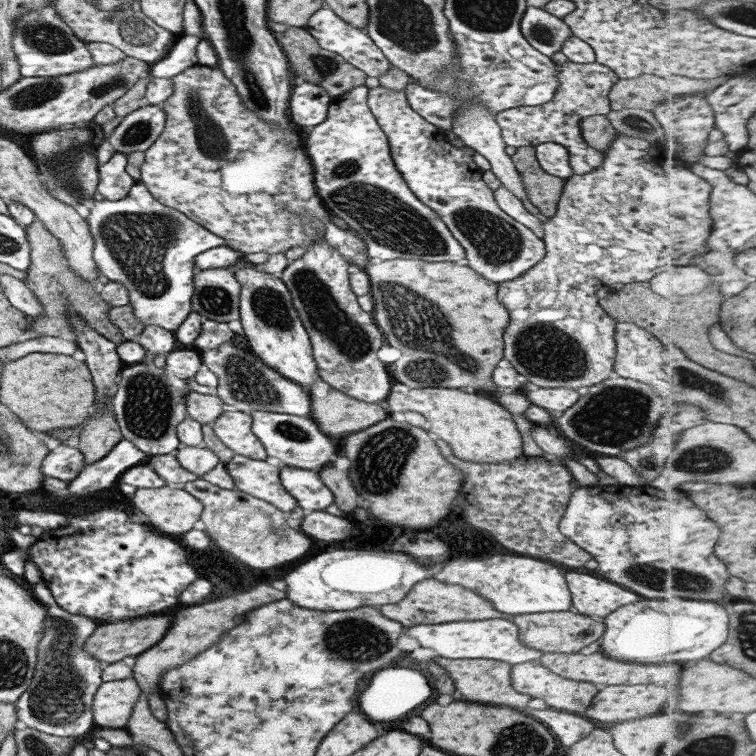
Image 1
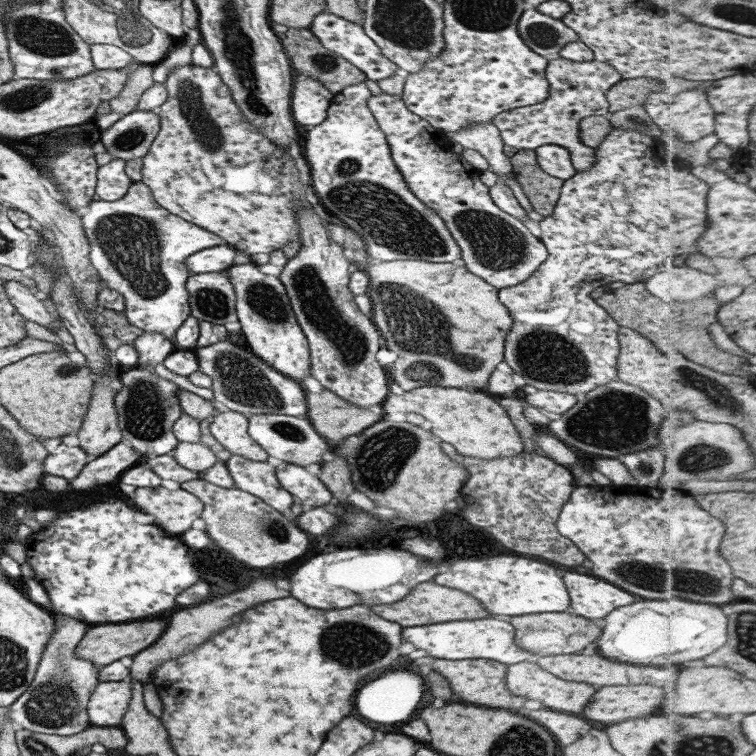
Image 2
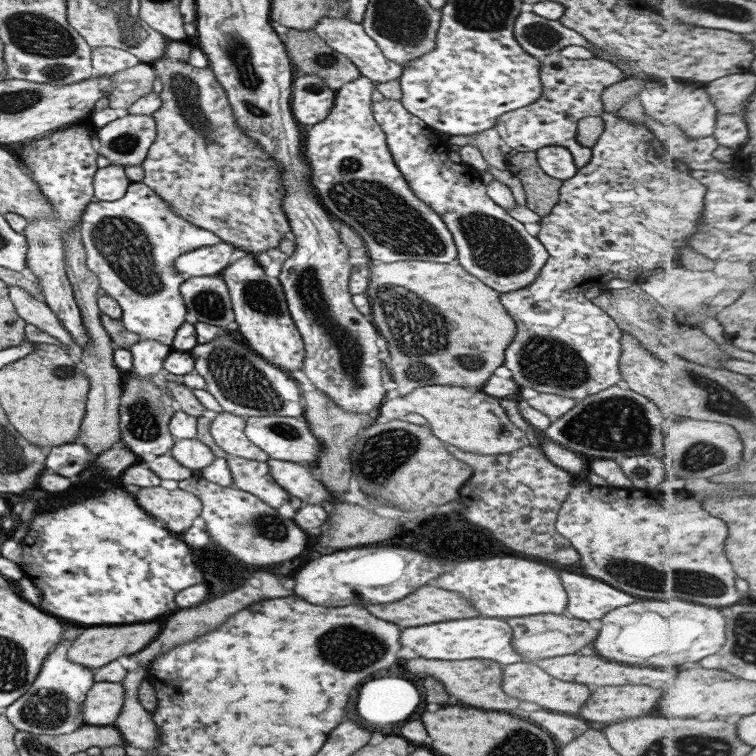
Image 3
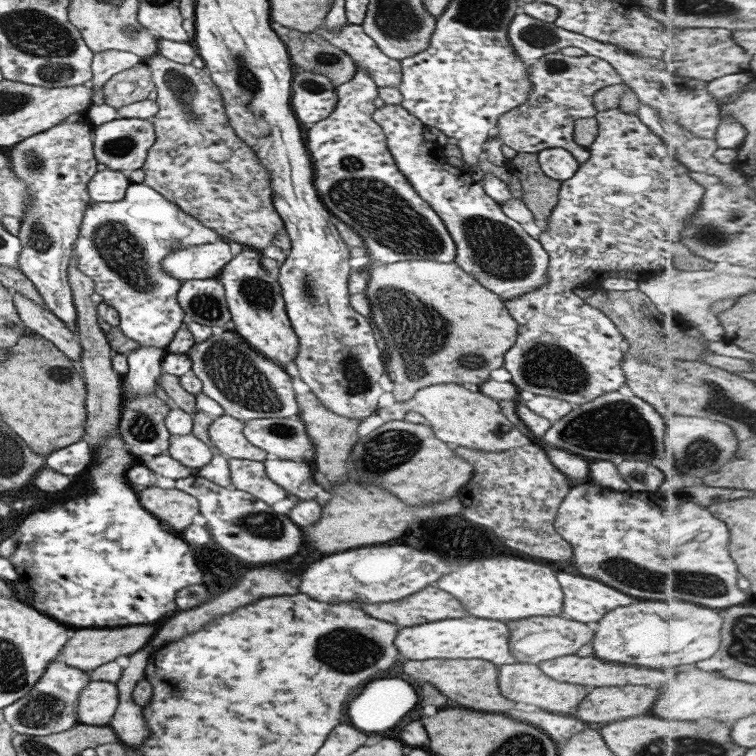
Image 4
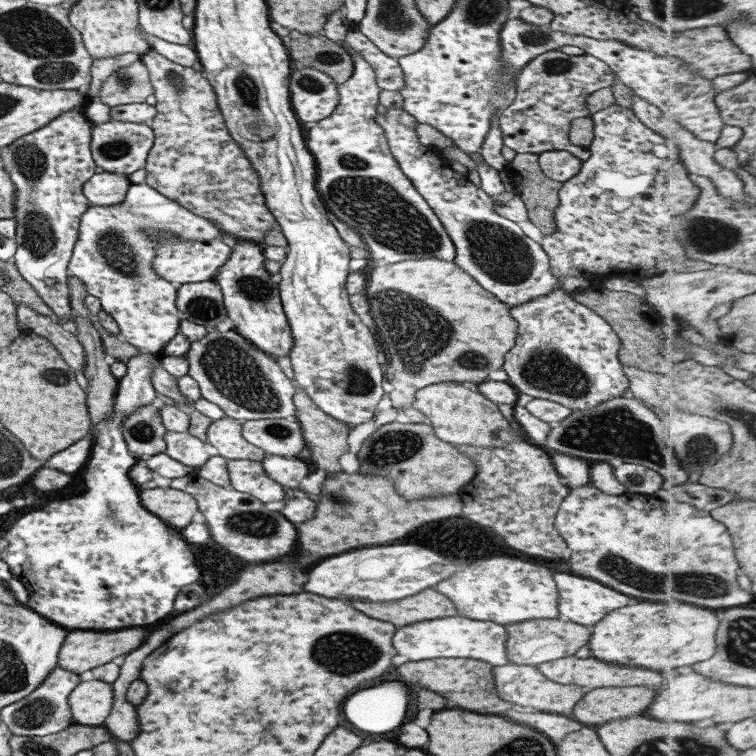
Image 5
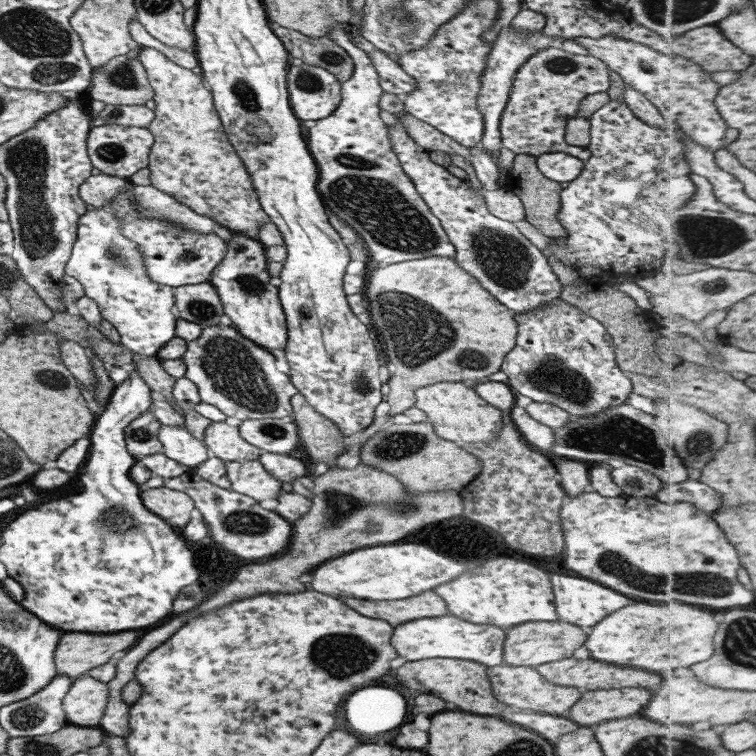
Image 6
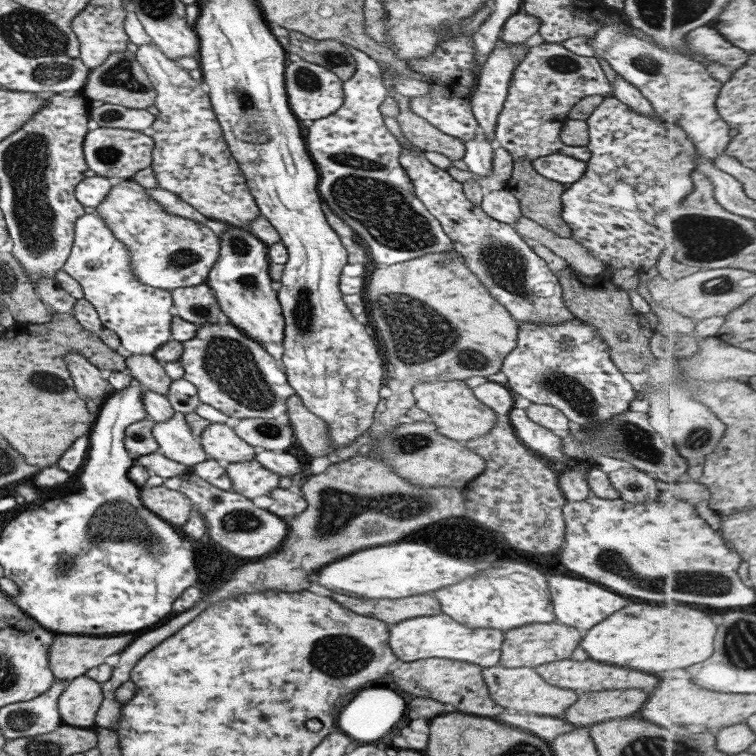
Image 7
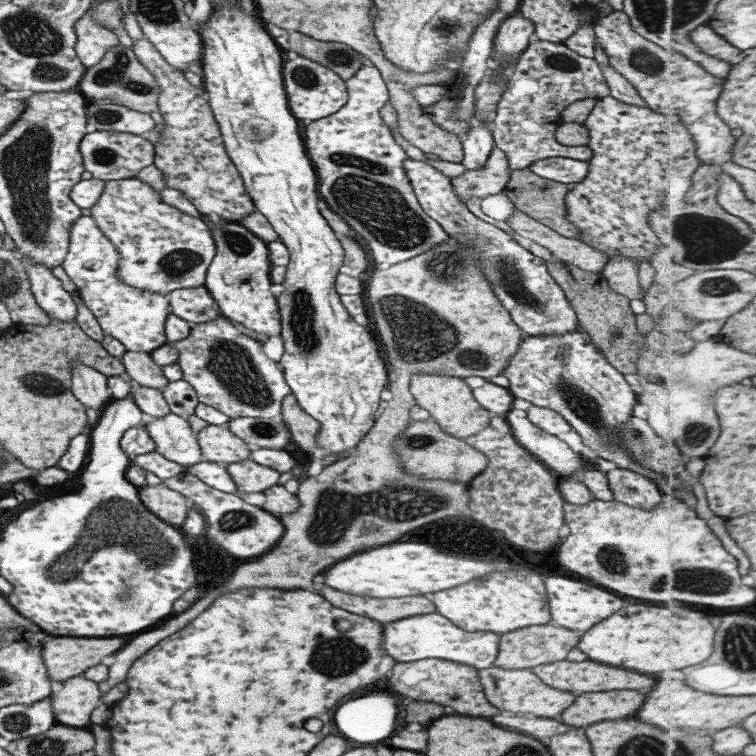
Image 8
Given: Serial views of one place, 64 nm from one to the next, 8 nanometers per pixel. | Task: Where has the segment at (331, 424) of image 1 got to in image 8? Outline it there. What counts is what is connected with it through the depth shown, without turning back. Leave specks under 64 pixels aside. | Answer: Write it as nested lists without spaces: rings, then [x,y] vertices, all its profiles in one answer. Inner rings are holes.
[[[289,393],[282,400],[279,418],[284,422],[290,432],[290,438],[301,448],[301,450],[316,455],[320,450],[316,441],[316,434],[319,432],[320,424],[311,418]]]

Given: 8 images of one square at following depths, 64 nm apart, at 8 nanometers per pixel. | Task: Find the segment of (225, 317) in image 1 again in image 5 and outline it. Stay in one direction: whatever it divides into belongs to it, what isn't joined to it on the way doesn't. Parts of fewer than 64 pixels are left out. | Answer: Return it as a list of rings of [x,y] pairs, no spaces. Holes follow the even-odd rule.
[[[212,280],[177,286],[175,304],[183,320],[208,330],[221,328],[226,316],[222,294]]]

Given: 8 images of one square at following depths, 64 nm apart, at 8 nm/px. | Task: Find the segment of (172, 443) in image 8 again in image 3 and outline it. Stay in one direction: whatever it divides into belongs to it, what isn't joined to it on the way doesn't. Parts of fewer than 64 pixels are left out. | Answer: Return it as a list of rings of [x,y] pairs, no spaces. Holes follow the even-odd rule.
[[[175,438],[169,454],[185,468],[190,468],[195,474],[213,462],[214,454],[196,438]]]

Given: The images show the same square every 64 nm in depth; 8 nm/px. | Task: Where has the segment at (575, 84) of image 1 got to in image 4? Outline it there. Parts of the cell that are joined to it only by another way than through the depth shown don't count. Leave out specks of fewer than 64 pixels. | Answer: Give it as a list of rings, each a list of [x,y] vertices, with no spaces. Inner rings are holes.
[[[555,52],[531,63],[528,79],[532,84],[528,99],[498,116],[495,135],[502,145],[512,148],[516,153],[537,154],[544,148],[564,148],[579,165],[583,164],[589,158],[589,151],[573,140],[574,122],[597,114],[593,95],[603,87],[621,83],[621,76],[606,60],[591,55],[571,57]]]

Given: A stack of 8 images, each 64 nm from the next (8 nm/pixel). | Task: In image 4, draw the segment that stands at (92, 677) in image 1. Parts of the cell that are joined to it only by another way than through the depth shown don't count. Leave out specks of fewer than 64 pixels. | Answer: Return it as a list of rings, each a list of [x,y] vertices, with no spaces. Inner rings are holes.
[[[56,658],[47,663],[46,669],[29,689],[29,692],[15,702],[2,708],[5,722],[13,733],[27,736],[47,736],[65,732],[78,723],[76,706],[80,690],[89,682],[82,670],[67,666]]]

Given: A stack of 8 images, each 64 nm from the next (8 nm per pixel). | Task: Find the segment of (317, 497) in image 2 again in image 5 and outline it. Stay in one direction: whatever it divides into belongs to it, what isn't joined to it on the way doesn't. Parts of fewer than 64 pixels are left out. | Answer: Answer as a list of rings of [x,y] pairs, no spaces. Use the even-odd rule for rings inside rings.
[[[265,454],[260,460],[265,474],[282,487],[298,490],[299,482],[307,476],[307,465],[298,458],[283,458]]]

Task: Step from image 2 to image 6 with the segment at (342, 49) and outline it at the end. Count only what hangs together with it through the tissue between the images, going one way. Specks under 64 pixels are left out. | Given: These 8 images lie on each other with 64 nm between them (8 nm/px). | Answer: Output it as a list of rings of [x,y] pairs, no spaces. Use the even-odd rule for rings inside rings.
[[[361,35],[352,38],[352,44],[365,52],[378,74],[379,86],[385,93],[391,93],[402,97],[414,89],[414,80],[407,76],[395,61],[392,61],[385,53],[380,52],[373,44],[367,42]]]

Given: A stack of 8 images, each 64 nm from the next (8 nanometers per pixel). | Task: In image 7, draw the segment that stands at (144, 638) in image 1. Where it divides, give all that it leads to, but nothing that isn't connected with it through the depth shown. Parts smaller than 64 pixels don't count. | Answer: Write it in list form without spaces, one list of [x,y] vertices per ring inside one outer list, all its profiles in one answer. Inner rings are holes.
[[[55,634],[48,648],[48,663],[55,679],[65,682],[83,675],[85,670],[103,664],[115,652],[121,652],[135,634],[119,634],[107,638]]]

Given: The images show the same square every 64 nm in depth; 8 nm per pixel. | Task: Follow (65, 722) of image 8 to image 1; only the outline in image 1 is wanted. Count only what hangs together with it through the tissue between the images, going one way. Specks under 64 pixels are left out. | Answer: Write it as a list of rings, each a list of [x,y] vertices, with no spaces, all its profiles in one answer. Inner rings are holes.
[[[132,676],[102,682],[95,691],[90,706],[95,731],[101,727],[124,729],[139,695],[140,688]]]

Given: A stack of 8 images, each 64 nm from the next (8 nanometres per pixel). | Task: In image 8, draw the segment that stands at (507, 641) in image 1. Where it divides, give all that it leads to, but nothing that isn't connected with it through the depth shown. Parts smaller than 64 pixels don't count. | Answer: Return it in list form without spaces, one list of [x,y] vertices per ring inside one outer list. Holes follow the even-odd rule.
[[[435,613],[409,616],[382,625],[385,652],[397,663],[423,659],[441,659],[484,669],[492,666],[500,635],[489,631],[465,632],[444,616]]]

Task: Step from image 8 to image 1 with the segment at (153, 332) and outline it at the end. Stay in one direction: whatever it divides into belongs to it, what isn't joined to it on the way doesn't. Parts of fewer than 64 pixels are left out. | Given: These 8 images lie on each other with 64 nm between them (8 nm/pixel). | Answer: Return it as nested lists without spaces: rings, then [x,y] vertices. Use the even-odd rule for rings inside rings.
[[[139,182],[119,200],[92,199],[85,220],[94,242],[91,258],[109,282],[119,282],[128,290],[133,316],[143,326],[155,325],[175,332],[191,313],[192,279],[196,271],[193,259],[226,242],[182,212],[155,200]]]

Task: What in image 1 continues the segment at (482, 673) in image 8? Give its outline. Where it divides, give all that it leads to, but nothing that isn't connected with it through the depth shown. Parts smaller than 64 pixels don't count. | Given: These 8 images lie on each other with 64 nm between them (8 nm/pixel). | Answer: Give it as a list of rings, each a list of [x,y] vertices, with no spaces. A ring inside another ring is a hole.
[[[537,660],[513,664],[510,676],[515,692],[541,698],[548,708],[560,711],[583,712],[597,692],[593,684],[565,680]]]

